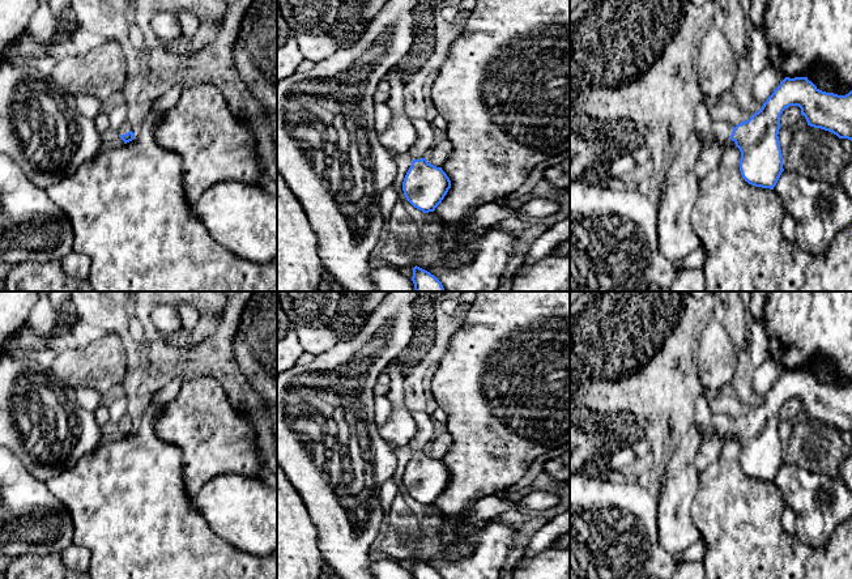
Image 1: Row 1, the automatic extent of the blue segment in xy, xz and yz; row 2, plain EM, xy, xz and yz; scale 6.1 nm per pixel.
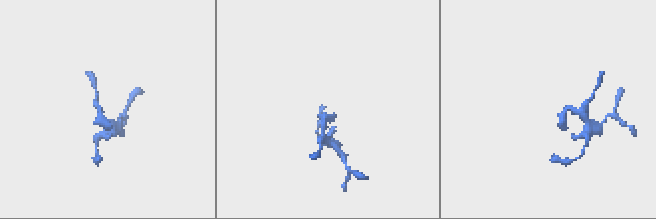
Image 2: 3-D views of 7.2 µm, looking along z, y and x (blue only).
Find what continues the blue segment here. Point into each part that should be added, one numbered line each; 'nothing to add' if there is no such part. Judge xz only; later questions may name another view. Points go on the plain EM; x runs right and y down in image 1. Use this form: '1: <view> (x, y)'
1: xz (424, 435)

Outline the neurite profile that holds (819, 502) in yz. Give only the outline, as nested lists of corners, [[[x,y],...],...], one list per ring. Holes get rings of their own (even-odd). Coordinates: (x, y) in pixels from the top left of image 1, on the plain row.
[[[783,464],[774,484],[795,512],[795,536],[806,545],[825,545],[838,525],[852,519],[852,491],[842,480]]]

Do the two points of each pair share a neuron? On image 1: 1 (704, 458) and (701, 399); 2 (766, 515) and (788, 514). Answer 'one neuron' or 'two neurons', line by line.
1: one neuron
2: two neurons

